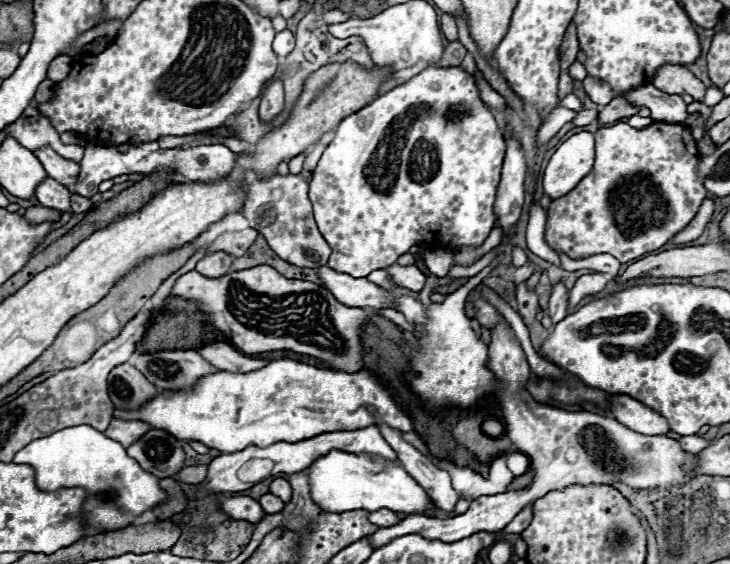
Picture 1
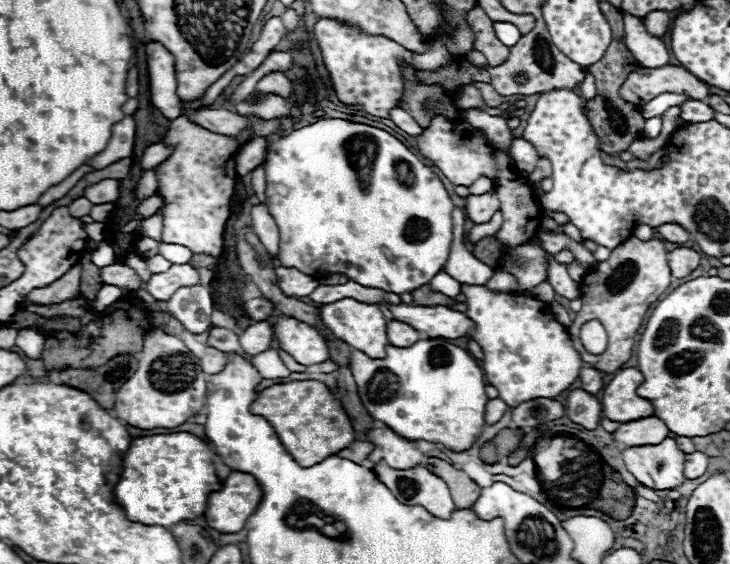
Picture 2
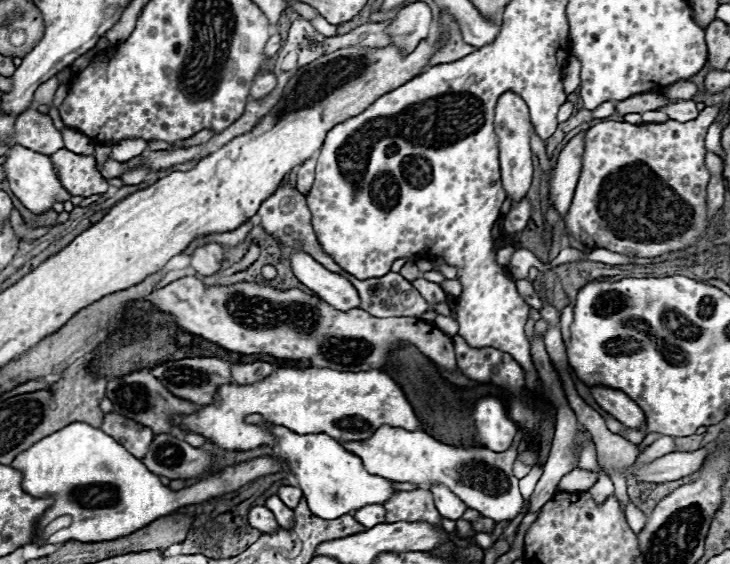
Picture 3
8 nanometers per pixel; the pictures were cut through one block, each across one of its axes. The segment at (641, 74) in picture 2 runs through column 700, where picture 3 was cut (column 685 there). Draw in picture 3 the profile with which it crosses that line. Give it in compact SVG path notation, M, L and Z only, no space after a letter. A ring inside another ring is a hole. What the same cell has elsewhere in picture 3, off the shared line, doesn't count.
M684 80L684 82L674 82L672 86L663 88L662 94L667 98L691 100L697 94L697 91L698 88L692 82Z

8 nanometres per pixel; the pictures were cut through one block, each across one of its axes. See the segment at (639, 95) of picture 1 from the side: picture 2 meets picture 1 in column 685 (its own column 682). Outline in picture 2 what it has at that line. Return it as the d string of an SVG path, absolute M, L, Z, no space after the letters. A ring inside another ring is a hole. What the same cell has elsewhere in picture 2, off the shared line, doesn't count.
M686 100L680 104L680 118L684 122L708 122L714 118L714 110L702 100Z

